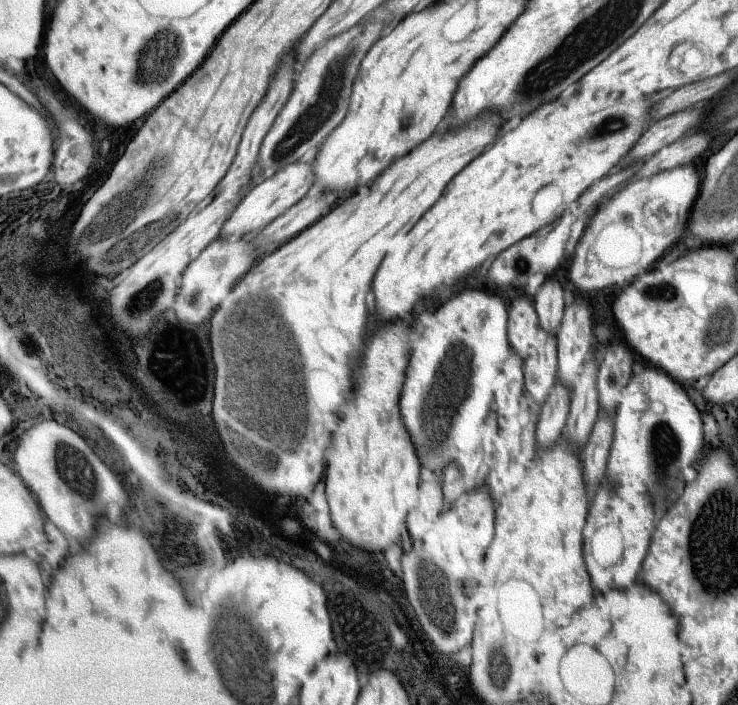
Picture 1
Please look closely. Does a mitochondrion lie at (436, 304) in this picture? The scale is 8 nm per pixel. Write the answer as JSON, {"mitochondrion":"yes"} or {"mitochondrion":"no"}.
{"mitochondrion":"no"}

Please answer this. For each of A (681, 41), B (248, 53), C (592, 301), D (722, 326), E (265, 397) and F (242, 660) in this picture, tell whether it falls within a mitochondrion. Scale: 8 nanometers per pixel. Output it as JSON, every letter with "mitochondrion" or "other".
{"A":"other","B":"other","C":"other","D":"mitochondrion","E":"mitochondrion","F":"mitochondrion"}

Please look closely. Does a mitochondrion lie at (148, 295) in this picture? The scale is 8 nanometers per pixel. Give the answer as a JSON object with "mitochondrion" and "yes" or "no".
{"mitochondrion":"yes"}

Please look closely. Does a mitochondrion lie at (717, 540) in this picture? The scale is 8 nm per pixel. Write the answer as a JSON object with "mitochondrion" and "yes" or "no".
{"mitochondrion":"yes"}

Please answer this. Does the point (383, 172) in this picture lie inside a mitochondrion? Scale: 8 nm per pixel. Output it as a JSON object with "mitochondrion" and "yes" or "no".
{"mitochondrion":"no"}

